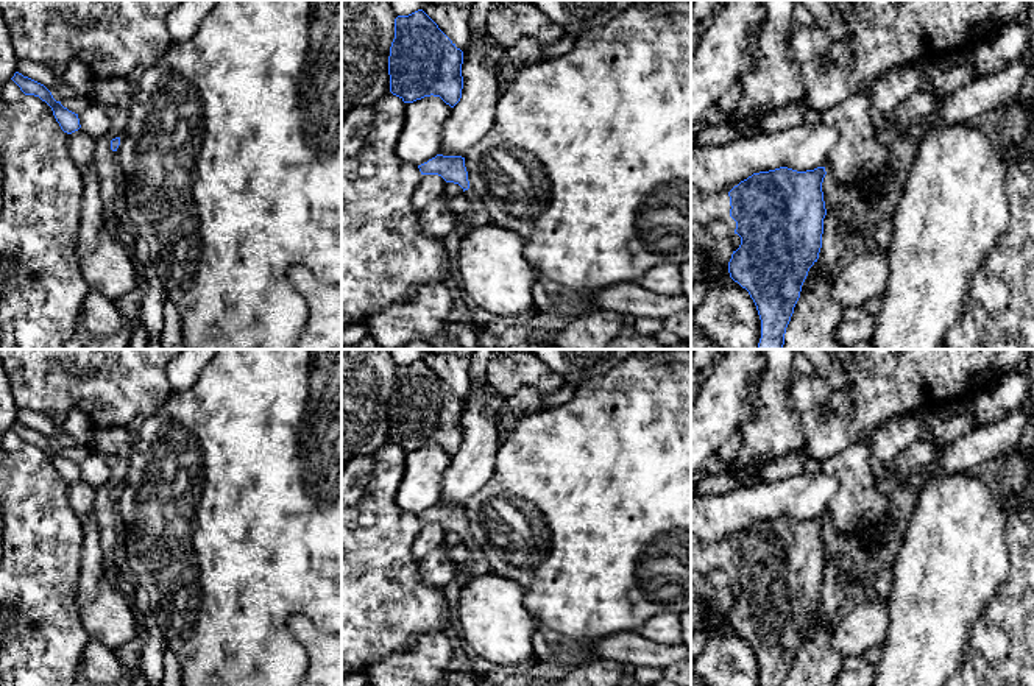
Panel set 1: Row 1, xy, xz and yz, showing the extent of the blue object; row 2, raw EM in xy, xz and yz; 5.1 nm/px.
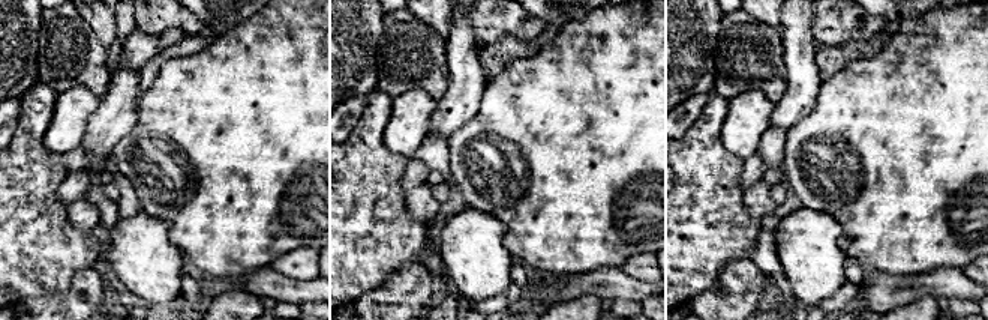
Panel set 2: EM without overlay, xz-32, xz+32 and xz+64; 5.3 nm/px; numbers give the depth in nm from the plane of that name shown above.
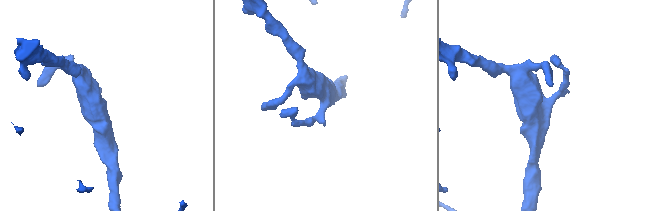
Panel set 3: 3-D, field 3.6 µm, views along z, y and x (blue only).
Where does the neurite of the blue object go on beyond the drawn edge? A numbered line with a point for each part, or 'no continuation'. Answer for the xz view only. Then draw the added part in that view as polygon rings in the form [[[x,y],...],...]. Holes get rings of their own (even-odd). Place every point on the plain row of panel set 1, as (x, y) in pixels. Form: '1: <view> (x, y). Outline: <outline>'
1: xz (481, 566). Outline: [[[473,538],[465,539],[465,544],[469,547],[473,555],[476,557],[473,577],[482,577],[482,575],[491,574],[493,572],[491,566],[483,557],[482,547]]]

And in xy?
no continuation

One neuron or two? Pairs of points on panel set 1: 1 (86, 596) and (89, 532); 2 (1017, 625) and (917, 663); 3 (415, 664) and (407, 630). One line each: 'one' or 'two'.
1: one
2: two
3: two

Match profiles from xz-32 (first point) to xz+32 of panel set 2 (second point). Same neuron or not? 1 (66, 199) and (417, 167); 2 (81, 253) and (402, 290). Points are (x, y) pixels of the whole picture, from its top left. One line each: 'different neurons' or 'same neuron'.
1: same neuron
2: different neurons

